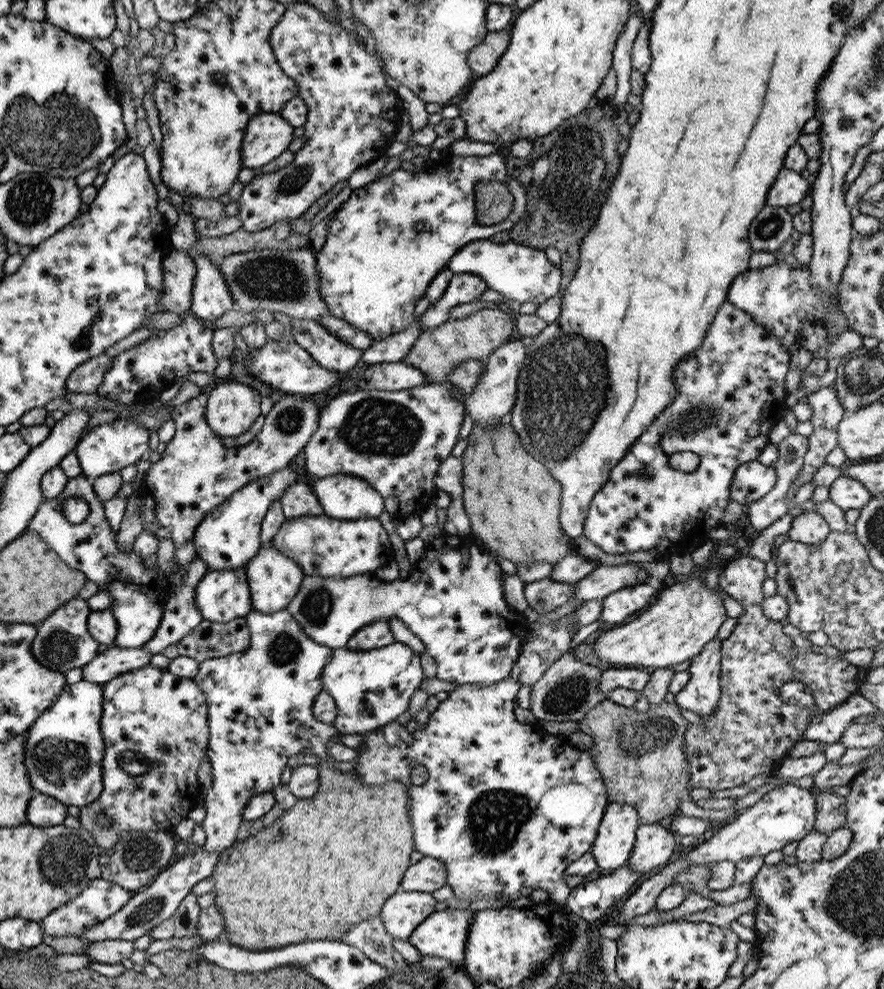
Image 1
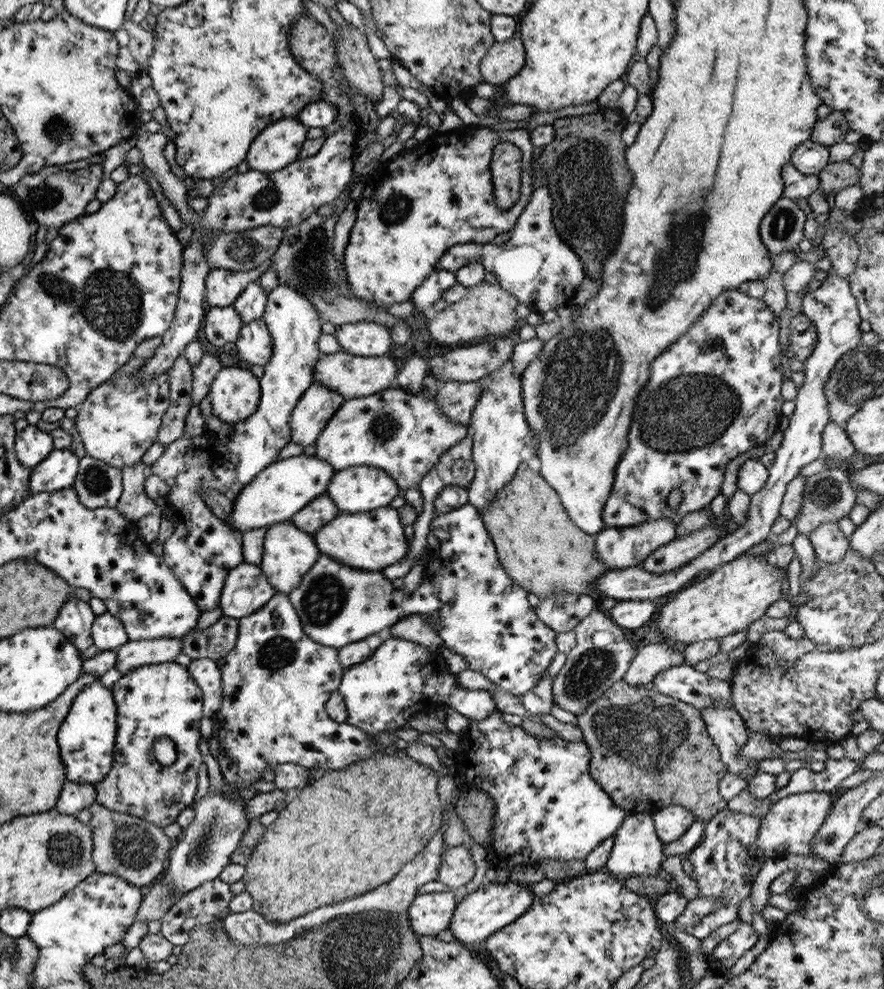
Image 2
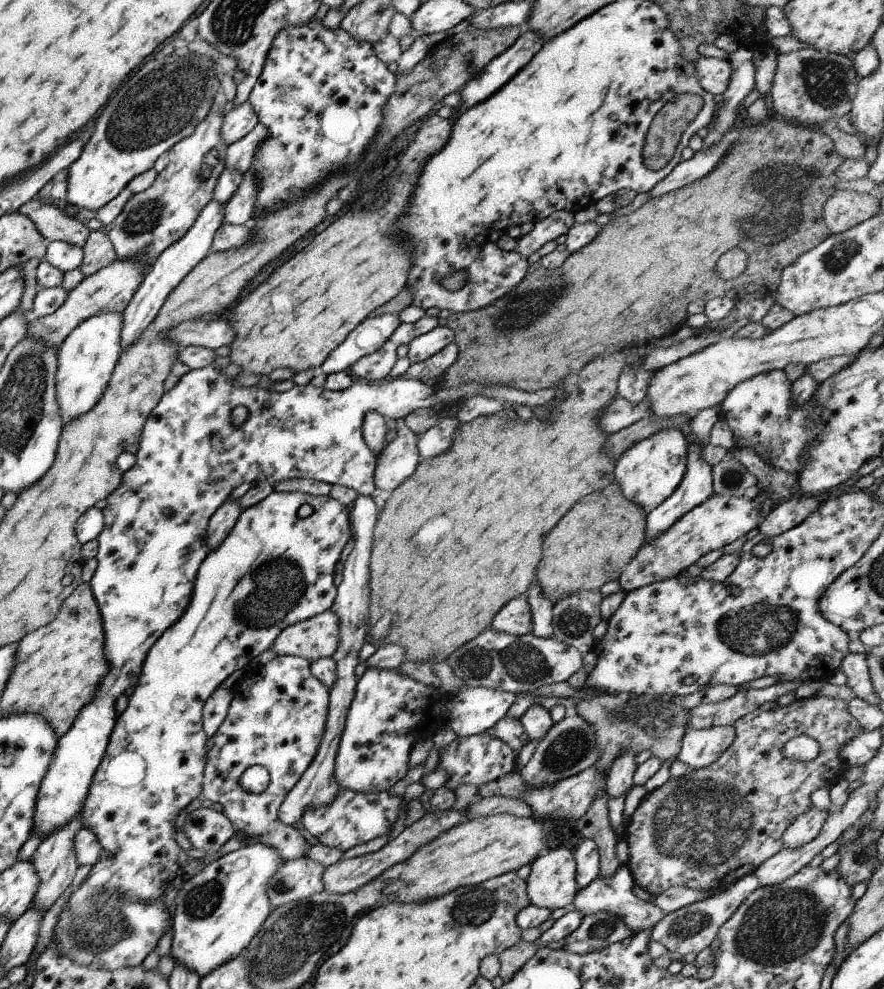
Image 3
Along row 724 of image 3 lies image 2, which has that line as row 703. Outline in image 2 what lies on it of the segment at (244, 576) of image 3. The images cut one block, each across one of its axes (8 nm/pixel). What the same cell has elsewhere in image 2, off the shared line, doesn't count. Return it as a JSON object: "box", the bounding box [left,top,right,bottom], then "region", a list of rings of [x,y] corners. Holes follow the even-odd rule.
{"box":[94,661,203,829],"region":[[[174,661],[138,666],[121,675],[113,682],[110,692],[117,710],[115,748],[109,772],[94,783],[96,802],[109,811],[129,814],[141,818],[161,829],[175,823],[177,815],[185,808],[191,808],[197,784],[197,767],[202,763],[200,754],[203,744],[200,740],[199,721],[202,714],[202,694],[191,679],[185,666]],[[159,736],[169,737],[175,745],[175,762],[163,766],[151,754],[153,741]]]}

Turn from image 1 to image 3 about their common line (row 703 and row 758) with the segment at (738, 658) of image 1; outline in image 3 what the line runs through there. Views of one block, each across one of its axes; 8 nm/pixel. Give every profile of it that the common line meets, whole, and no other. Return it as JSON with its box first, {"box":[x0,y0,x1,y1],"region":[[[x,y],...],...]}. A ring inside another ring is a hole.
{"box":[623,696,863,896],"region":[[[812,696],[805,699],[796,699],[789,705],[778,707],[771,705],[758,709],[742,718],[739,718],[733,725],[735,737],[729,747],[717,758],[716,762],[710,763],[707,767],[702,767],[700,770],[688,770],[685,777],[671,778],[661,787],[648,792],[641,793],[641,798],[637,808],[629,811],[629,820],[625,824],[623,831],[623,841],[628,847],[628,860],[626,868],[634,881],[634,885],[639,886],[643,891],[647,891],[650,896],[657,896],[663,891],[666,892],[669,887],[684,886],[690,887],[697,891],[723,891],[729,884],[737,881],[739,878],[752,874],[761,862],[768,860],[777,852],[783,849],[781,836],[784,834],[785,828],[793,823],[795,818],[798,818],[802,813],[805,813],[810,808],[810,797],[813,792],[821,788],[831,788],[839,780],[844,779],[844,773],[847,771],[847,766],[840,757],[840,749],[853,738],[856,738],[860,733],[863,733],[862,727],[846,712],[843,700],[834,700],[830,697]],[[798,735],[810,737],[818,743],[819,752],[815,759],[810,762],[801,763],[795,760],[785,759],[781,755],[783,744],[791,738]]]}

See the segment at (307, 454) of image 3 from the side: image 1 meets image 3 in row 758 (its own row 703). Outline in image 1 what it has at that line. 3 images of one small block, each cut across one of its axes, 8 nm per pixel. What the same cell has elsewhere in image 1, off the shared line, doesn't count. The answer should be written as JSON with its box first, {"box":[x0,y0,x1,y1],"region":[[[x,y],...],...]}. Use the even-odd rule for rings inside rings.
{"box":[23,680,103,807],"region":[[[81,680],[75,684],[65,684],[63,690],[53,700],[35,722],[25,731],[25,746],[23,746],[24,767],[27,780],[34,793],[53,797],[61,805],[86,807],[99,796],[102,789],[101,761],[103,756],[103,738],[99,726],[103,706],[102,687]]]}

